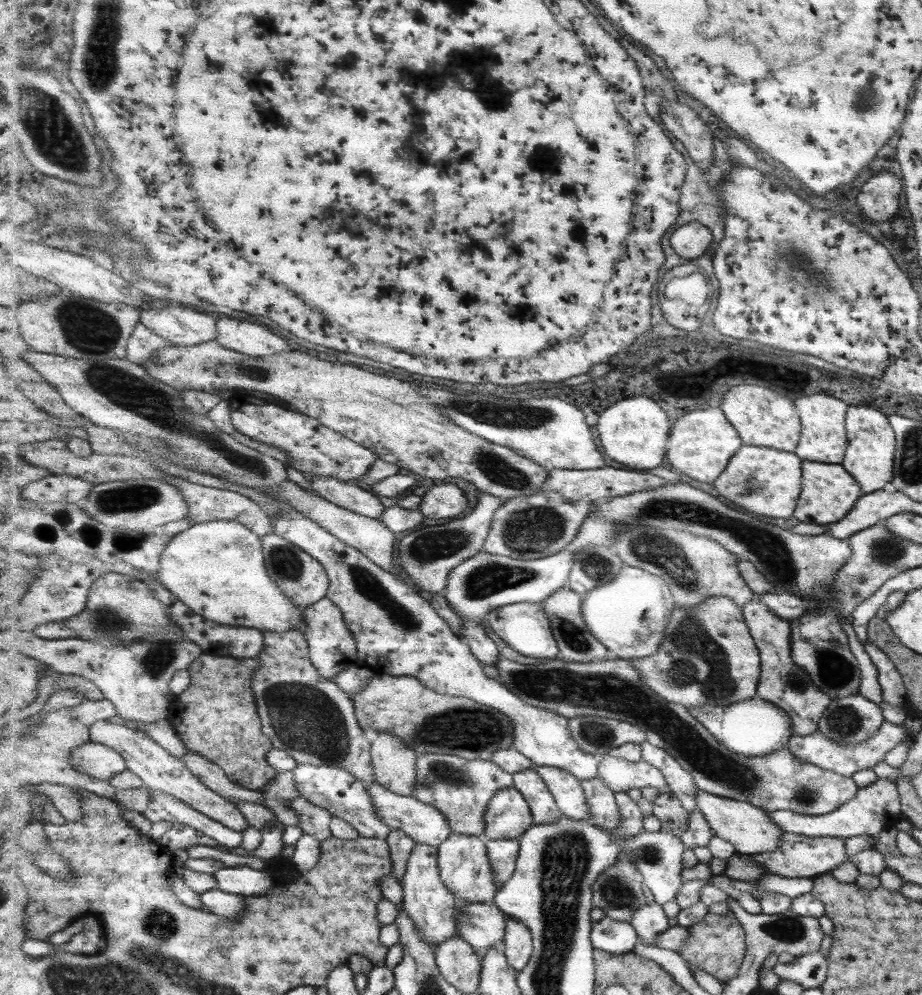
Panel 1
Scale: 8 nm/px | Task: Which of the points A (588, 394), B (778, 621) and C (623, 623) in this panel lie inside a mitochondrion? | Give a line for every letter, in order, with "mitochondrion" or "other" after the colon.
A: other
B: other
C: other

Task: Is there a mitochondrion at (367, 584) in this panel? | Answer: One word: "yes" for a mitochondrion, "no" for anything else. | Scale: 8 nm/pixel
yes

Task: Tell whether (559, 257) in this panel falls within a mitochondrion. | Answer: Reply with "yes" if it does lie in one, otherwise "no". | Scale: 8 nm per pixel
no

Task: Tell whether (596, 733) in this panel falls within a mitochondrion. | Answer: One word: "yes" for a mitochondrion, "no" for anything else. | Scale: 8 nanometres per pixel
yes

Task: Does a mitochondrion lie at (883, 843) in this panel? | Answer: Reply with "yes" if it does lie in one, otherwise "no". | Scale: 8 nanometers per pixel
no

